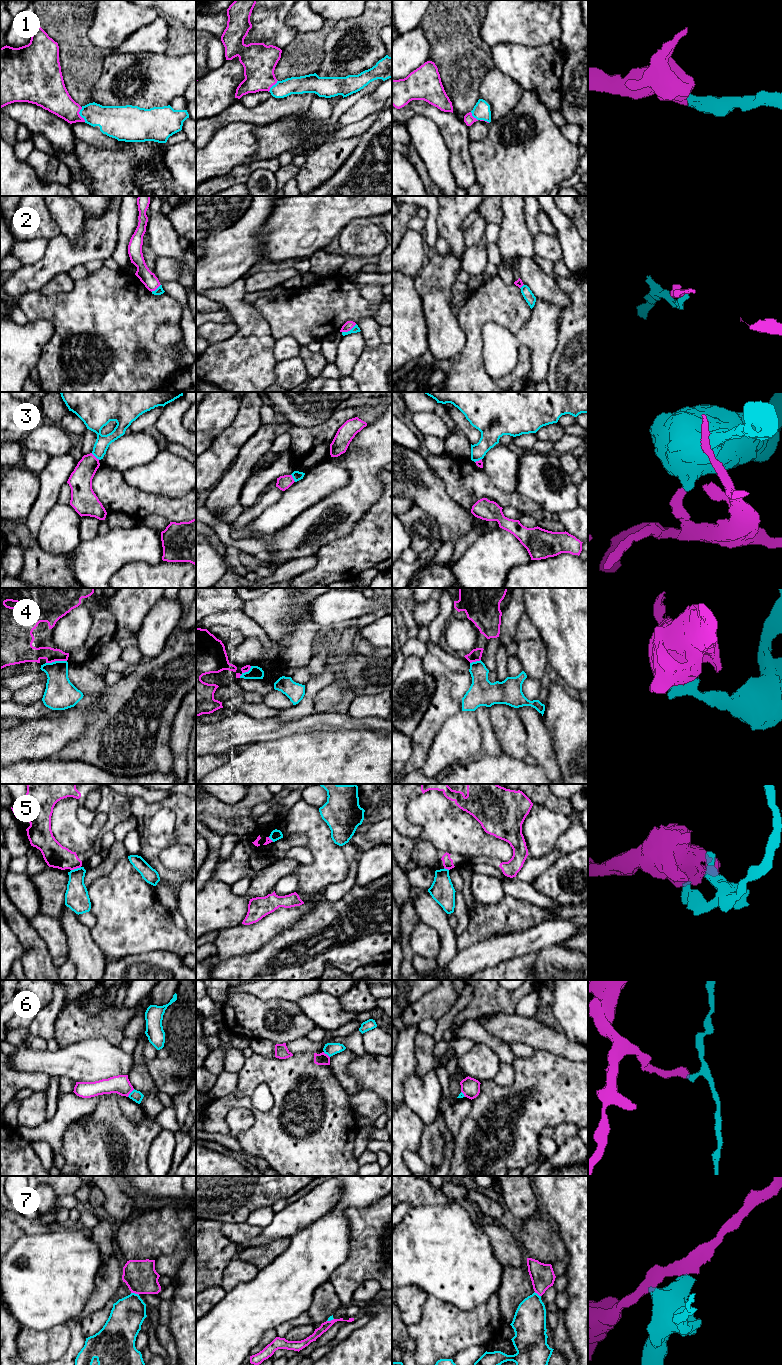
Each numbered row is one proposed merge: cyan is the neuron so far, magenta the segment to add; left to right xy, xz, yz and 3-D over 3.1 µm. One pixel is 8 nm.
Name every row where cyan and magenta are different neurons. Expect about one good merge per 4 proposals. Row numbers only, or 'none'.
2, 3, 4, 5, 6, 7

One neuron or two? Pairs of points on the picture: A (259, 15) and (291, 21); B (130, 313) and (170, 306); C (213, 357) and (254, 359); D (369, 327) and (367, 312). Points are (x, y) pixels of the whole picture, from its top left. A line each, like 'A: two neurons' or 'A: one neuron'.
A: two neurons
B: one neuron
C: one neuron
D: two neurons

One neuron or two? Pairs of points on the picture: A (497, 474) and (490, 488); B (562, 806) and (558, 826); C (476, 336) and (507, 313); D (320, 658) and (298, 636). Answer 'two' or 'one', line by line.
A: two
B: two
C: one
D: two

